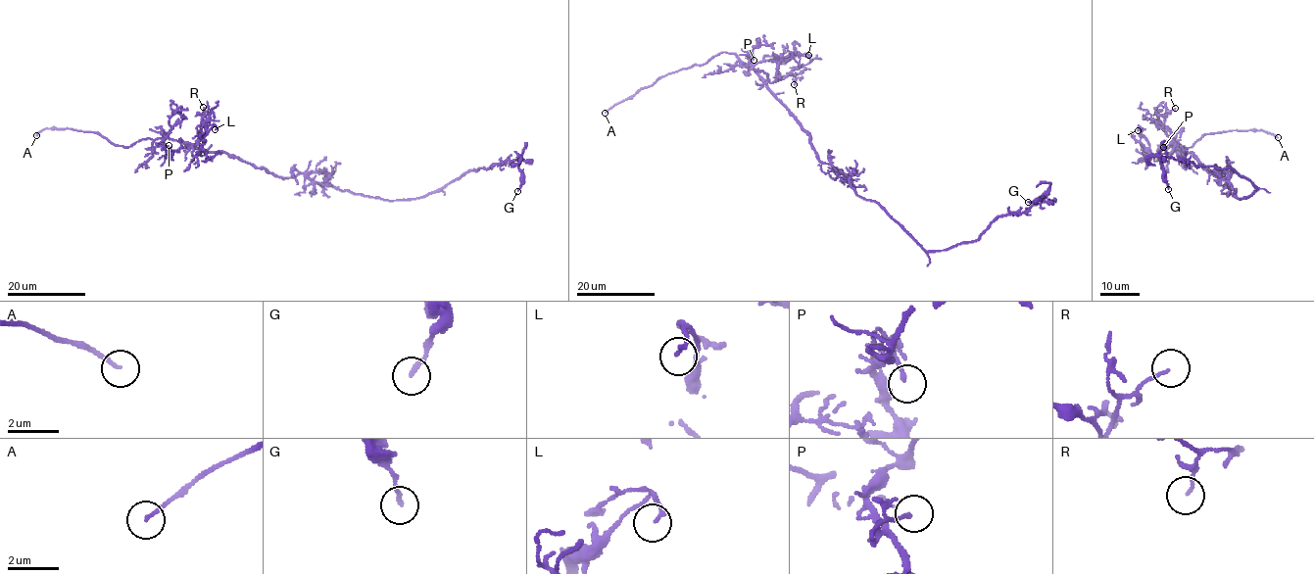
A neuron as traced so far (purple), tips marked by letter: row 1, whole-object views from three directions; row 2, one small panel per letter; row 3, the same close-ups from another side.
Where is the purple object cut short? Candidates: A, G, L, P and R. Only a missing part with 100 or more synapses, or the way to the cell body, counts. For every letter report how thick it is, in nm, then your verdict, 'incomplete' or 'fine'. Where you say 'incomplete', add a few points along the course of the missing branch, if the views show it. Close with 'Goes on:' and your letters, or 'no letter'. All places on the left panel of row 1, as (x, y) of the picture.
A: calibre 140 nm; incomplete
G: calibre 160 nm; fine
L: calibre 140 nm; fine
P: calibre 150 nm; fine
R: calibre 110 nm; fine
Goes on: A

